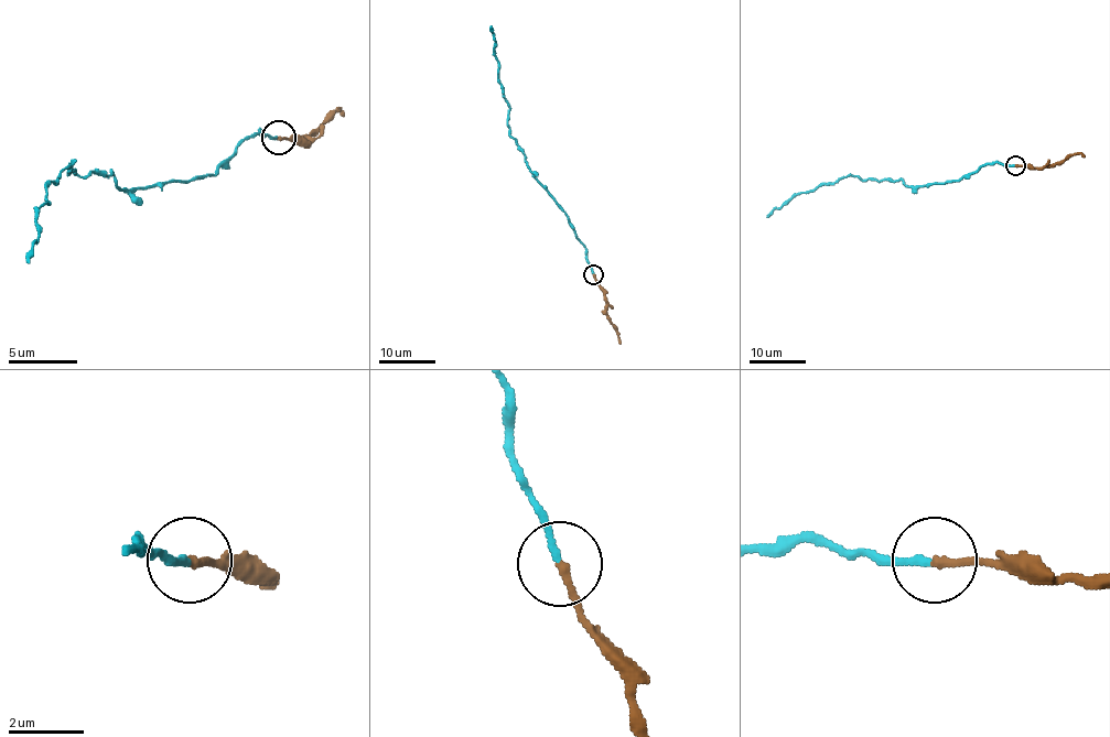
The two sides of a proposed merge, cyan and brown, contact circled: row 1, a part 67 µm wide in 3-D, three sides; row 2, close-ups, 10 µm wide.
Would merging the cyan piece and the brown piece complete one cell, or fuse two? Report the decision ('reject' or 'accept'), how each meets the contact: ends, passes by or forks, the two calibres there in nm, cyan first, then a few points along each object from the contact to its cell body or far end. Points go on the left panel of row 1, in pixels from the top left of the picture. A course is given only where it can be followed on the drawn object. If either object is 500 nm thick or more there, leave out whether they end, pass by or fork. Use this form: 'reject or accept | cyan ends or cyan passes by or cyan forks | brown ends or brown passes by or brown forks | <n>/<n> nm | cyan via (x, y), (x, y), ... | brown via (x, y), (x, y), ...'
reject | cyan ends | brown ends | 200/240 nm | cyan via (279, 137), (262, 130), (214, 174), (131, 188), (111, 171), (69, 164), (39, 208), (29, 263) | brown via (279, 137), (293, 137), (306, 143), (337, 109), (344, 116)

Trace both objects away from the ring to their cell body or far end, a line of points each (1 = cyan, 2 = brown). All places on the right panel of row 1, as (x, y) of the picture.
1: (1014, 165), (988, 163), (956, 181), (916, 186), (901, 179), (842, 176), (795, 194), (766, 217)
2: (1016, 165), (1043, 168), (1059, 163), (1076, 153), (1084, 156)

